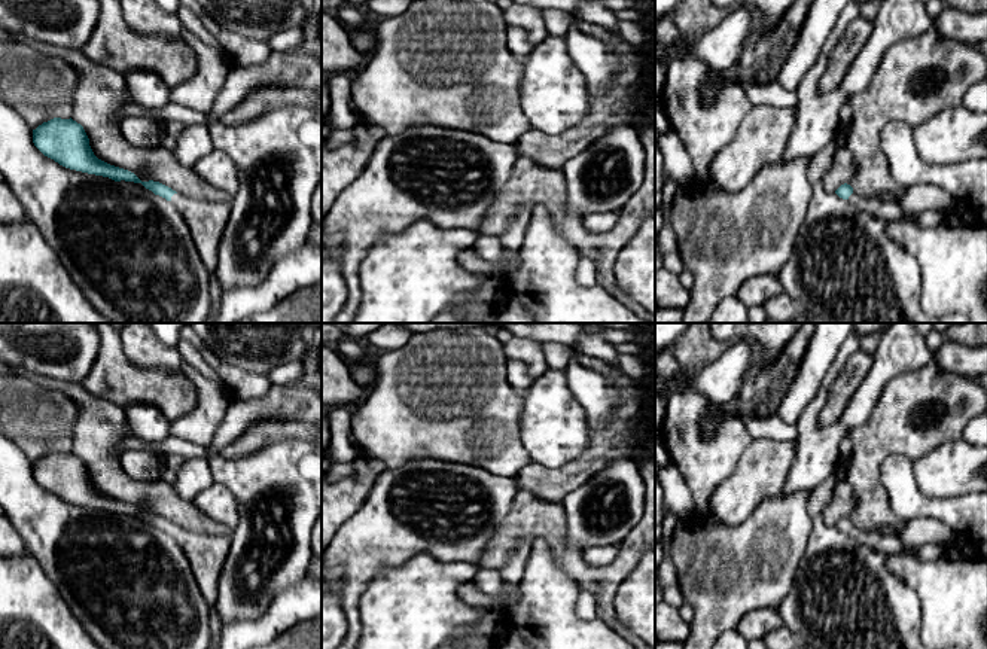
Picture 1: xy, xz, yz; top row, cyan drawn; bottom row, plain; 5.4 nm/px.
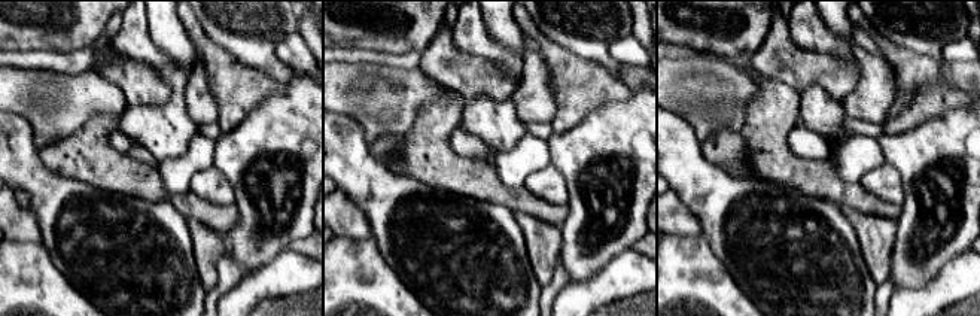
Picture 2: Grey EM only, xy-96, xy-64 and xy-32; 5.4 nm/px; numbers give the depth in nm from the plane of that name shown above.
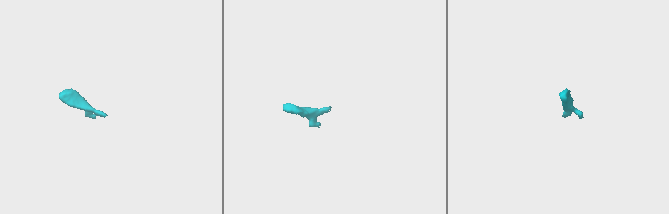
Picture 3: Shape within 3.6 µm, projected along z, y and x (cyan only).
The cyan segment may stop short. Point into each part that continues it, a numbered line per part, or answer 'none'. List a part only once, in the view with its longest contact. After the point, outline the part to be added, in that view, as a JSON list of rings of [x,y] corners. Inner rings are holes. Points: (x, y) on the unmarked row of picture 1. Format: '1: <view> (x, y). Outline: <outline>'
1: xy (206, 554). Outline: [[[174,527],[171,537],[189,560],[202,597],[213,606],[219,594],[219,575],[232,540],[231,533],[225,536],[195,534]]]

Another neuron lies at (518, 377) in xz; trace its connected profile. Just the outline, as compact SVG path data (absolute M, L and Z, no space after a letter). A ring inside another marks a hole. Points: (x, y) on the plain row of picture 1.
M509 357L508 362L508 381L517 390L526 390L530 387L534 378L528 375L527 366L517 357Z

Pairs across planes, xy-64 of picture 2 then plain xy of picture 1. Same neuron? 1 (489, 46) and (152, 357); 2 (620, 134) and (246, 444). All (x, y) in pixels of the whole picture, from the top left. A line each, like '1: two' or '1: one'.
1: one
2: two

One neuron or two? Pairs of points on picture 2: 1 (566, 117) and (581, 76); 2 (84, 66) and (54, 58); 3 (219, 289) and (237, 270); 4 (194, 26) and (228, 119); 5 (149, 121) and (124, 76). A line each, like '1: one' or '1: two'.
1: one
2: one
3: one
4: one
5: two

